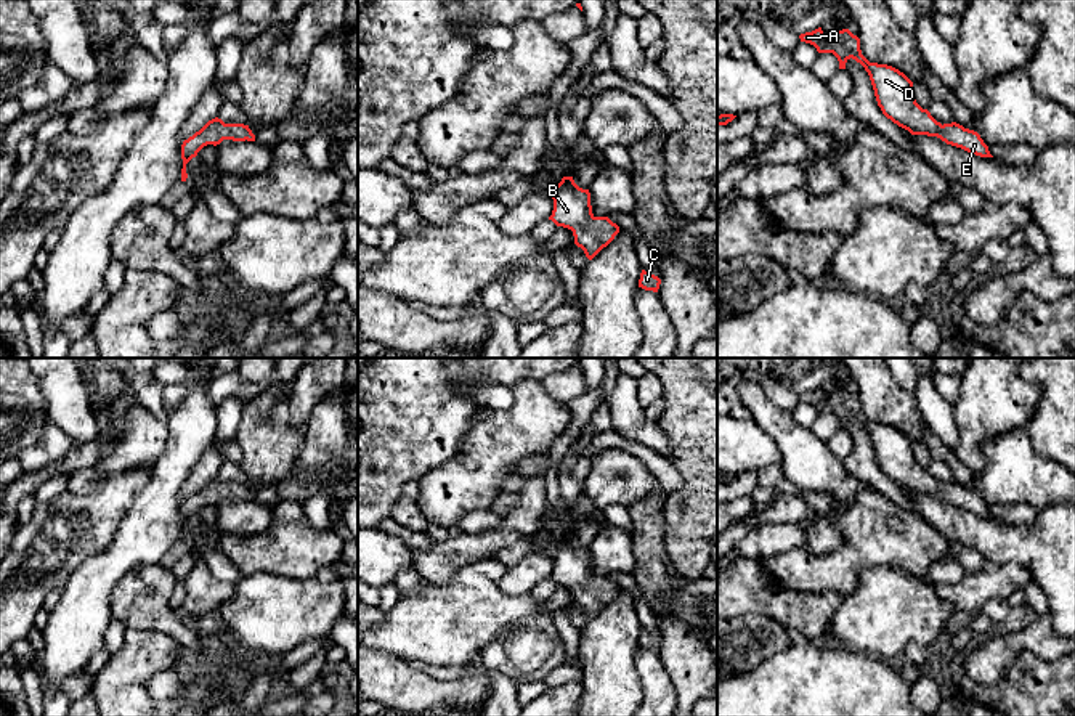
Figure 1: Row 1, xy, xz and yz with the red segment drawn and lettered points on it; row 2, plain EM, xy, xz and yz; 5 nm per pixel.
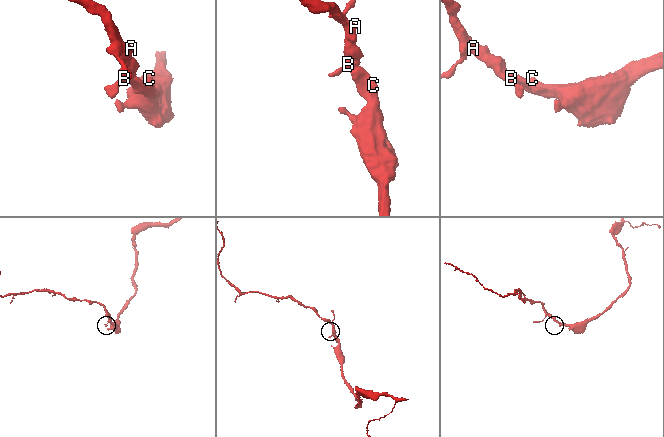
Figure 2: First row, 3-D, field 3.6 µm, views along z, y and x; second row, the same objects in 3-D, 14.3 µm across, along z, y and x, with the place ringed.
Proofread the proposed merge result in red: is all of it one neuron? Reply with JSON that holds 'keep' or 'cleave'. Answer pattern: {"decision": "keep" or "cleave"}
{"decision": "keep"}

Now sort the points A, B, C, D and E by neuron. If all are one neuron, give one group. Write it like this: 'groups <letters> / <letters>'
groups A B C D E

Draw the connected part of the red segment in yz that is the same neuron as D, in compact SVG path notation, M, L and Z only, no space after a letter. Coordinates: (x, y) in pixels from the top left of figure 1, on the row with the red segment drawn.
M818 27L801 34L799 39L813 45L818 53L833 53L839 61L839 69L846 69L850 58L860 63L870 75L882 114L911 135L937 136L976 156L993 157L977 132L956 122L942 125L927 109L923 109L913 96L913 82L903 72L887 64L870 63L862 55L860 39L849 29L836 29L825 35Z

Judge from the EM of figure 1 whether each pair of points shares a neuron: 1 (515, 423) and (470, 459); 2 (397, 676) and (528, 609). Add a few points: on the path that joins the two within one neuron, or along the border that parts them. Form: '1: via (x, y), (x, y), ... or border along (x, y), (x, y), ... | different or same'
1: via (504, 434), (482, 456) | same
2: border along (374, 647), (408, 662) | different

